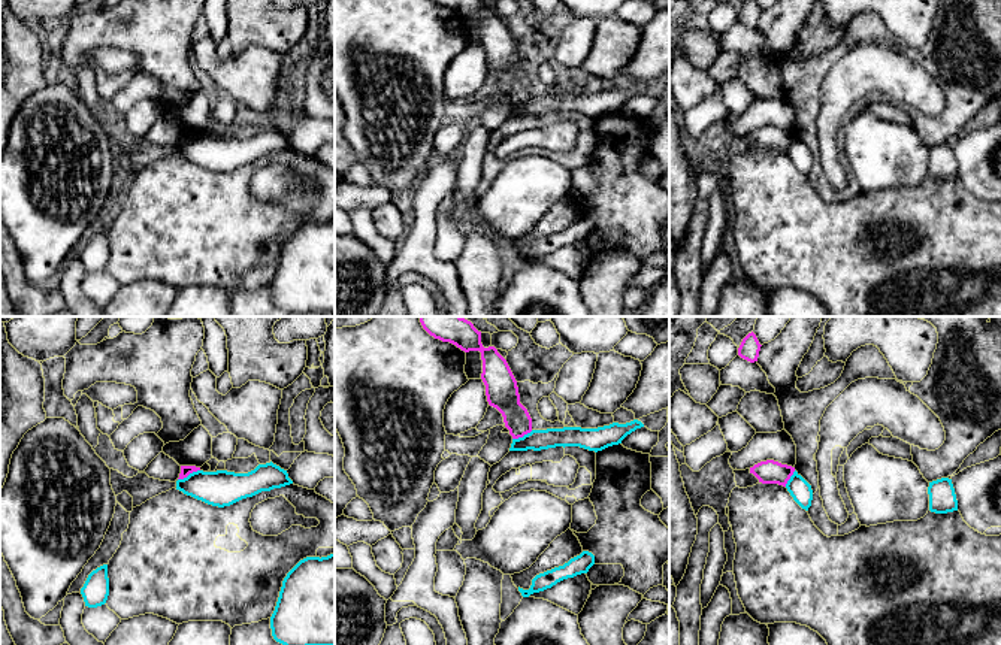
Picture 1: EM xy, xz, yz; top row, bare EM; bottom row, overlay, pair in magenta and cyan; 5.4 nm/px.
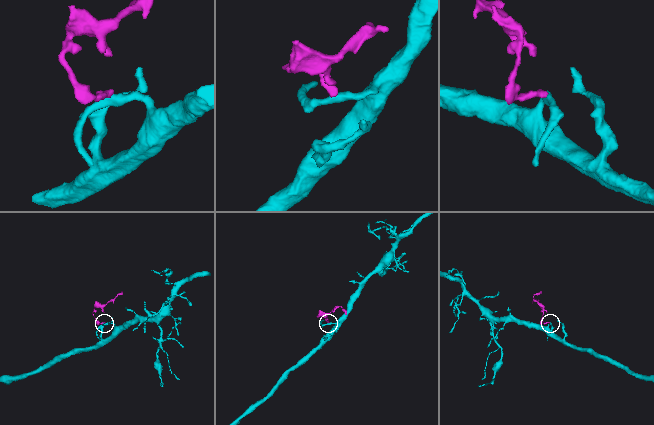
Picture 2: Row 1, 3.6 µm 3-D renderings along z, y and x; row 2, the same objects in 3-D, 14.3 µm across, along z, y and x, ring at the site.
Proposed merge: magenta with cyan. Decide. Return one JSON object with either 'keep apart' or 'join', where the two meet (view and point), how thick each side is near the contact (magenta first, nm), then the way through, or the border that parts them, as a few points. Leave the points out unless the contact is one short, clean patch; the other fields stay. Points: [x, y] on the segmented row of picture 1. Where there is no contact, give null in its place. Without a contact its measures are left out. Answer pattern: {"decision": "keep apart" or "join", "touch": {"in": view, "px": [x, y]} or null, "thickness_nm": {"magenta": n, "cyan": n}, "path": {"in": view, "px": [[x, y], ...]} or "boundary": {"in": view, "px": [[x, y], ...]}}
{"decision": "keep apart", "touch": {"in": "xy", "px": [188, 474]}, "thickness_nm": {"magenta": 60, "cyan": 190}, "boundary": {"in": "xy", "px": [[199, 469], [178, 480]]}}

